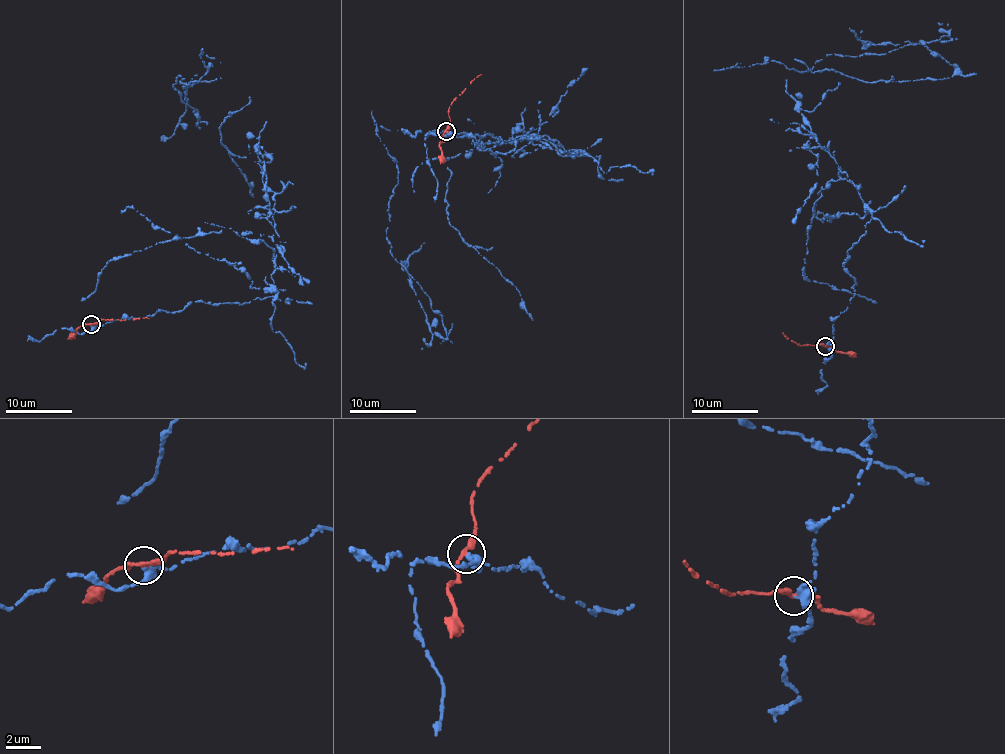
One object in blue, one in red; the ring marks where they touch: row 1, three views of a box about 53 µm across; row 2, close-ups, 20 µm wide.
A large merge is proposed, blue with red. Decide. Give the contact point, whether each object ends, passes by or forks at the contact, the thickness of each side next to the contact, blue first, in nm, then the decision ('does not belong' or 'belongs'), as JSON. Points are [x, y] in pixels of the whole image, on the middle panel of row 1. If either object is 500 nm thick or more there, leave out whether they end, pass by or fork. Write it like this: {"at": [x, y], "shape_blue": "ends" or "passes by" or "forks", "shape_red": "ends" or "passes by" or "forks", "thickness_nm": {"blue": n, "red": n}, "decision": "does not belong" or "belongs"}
{"at": [446, 131], "shape_blue": "forks", "shape_red": "passes by", "thickness_nm": {"blue": 280, "red": 280}, "decision": "does not belong"}

